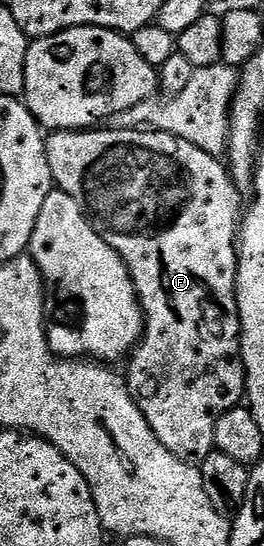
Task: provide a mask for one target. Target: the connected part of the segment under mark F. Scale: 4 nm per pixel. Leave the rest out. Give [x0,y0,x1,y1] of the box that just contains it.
[45,128,245,463]

